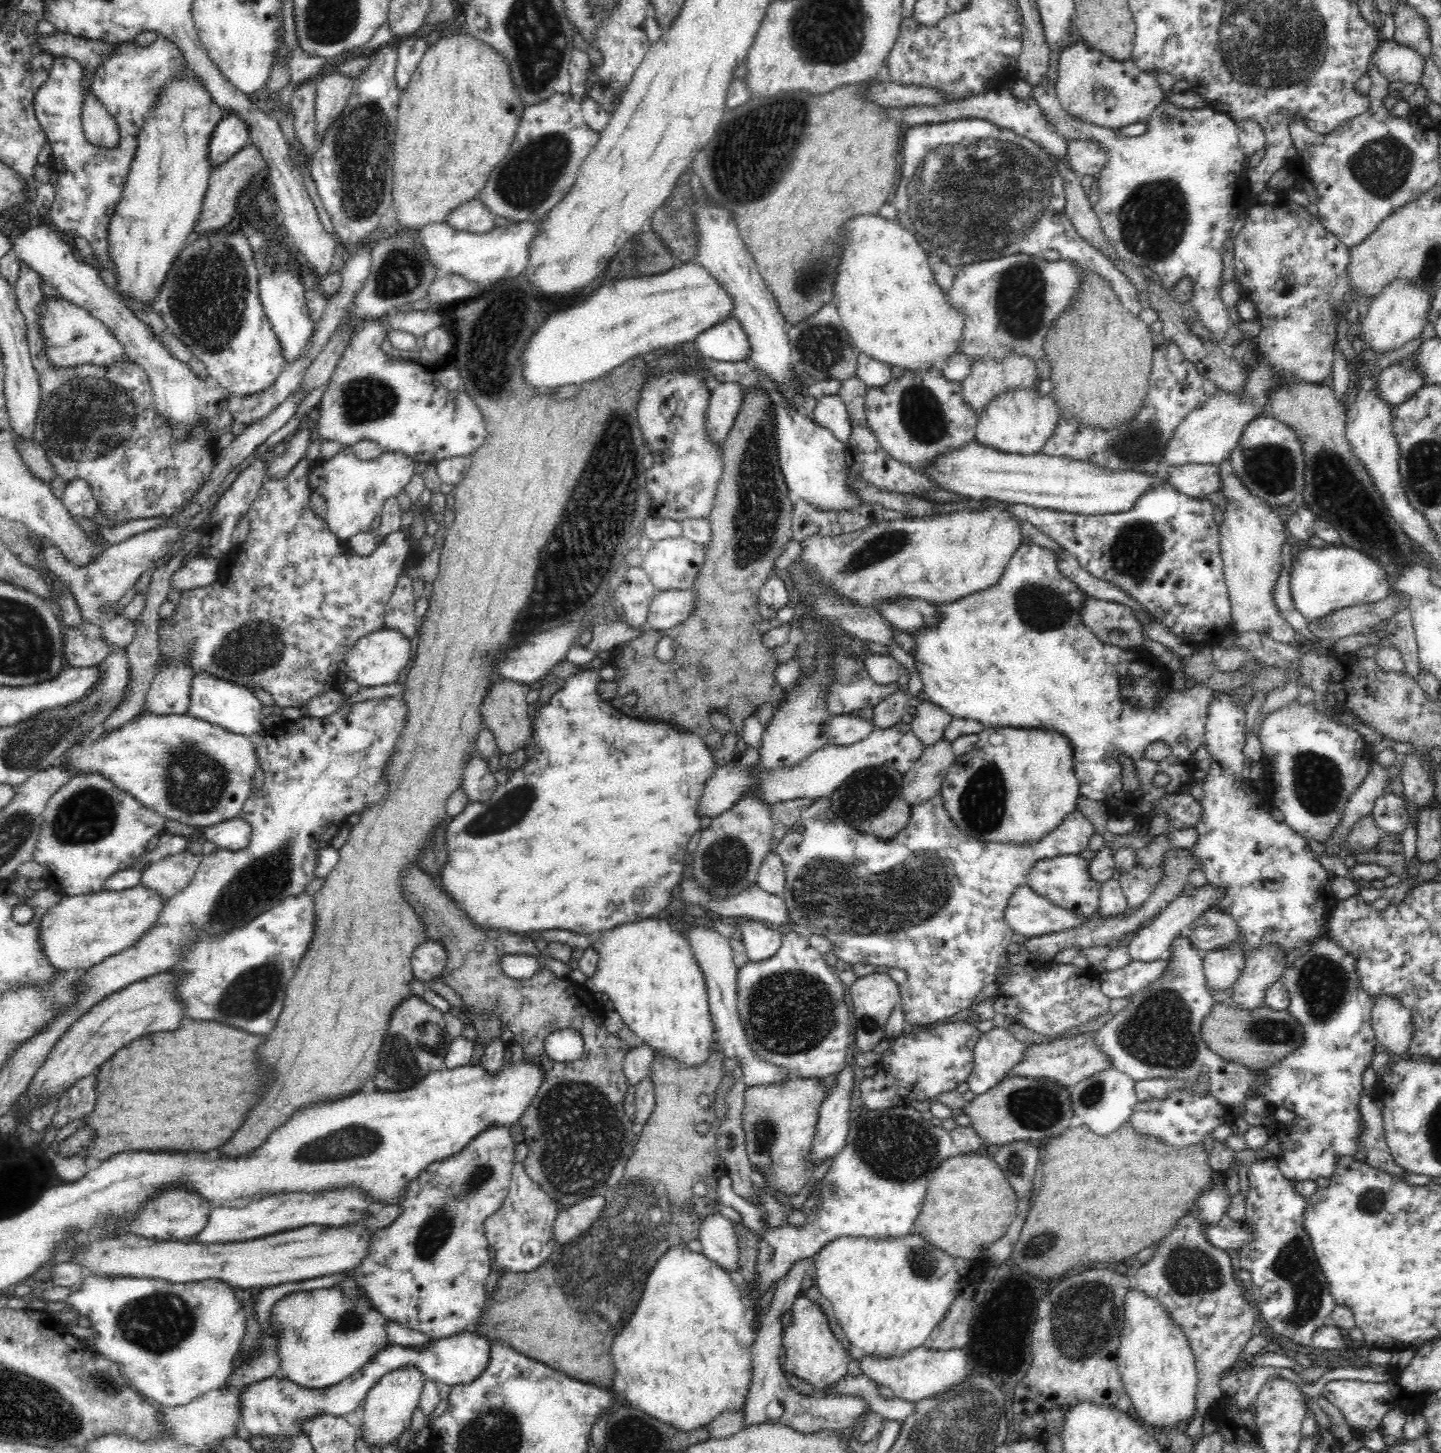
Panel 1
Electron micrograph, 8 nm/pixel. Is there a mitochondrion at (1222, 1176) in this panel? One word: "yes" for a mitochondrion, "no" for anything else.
no

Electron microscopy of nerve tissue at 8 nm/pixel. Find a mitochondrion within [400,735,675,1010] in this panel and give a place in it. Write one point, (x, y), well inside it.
(515, 805)

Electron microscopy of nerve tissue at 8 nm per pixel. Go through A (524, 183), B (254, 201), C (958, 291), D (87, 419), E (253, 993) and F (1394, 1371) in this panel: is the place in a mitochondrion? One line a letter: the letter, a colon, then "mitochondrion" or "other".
A: mitochondrion
B: mitochondrion
C: other
D: mitochondrion
E: mitochondrion
F: other

